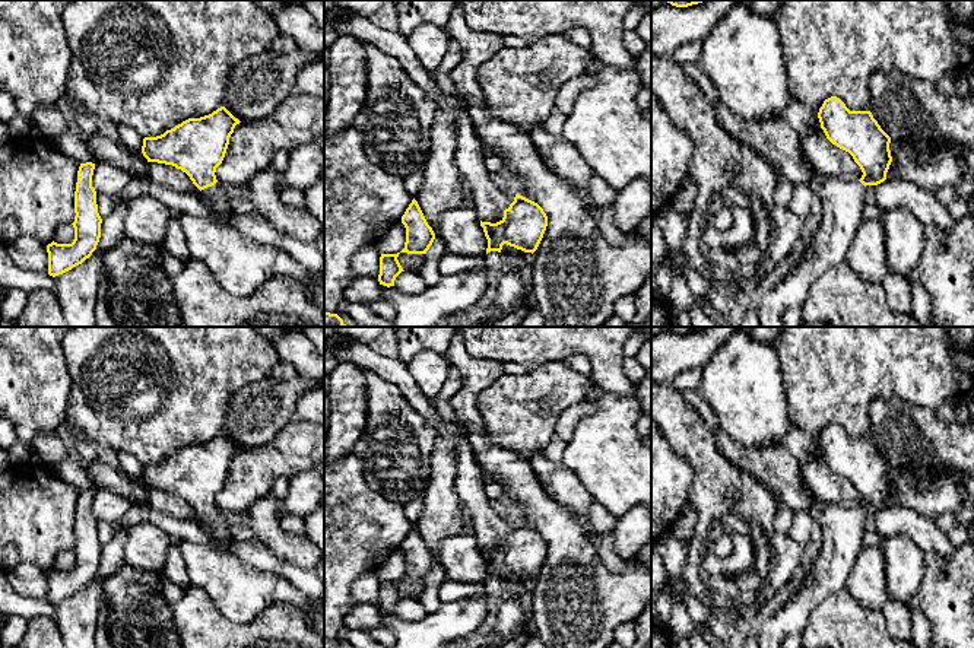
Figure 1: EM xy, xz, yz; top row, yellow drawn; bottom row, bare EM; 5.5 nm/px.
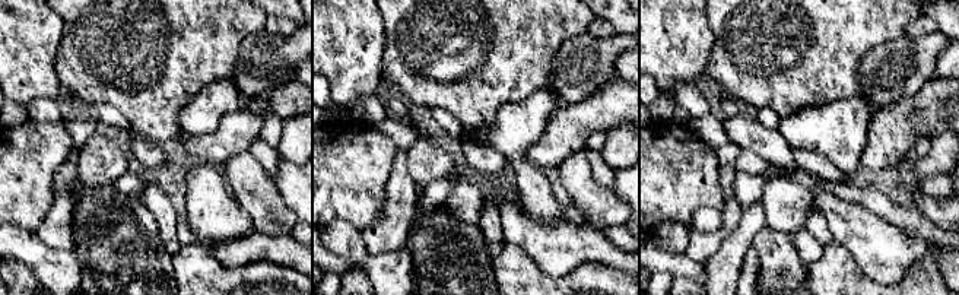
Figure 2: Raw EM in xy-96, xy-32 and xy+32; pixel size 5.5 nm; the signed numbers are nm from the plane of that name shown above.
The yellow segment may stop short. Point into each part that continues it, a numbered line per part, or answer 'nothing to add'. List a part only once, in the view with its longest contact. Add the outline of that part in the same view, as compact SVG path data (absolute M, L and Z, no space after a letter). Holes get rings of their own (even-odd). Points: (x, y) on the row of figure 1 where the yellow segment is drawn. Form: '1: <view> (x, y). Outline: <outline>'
1: xy (215, 196). Outline: M216 182L212 187L207 187L200 191L200 196L210 204L213 209L213 220L219 222L223 226L231 228L231 216L235 210L228 194L225 193L222 184Z

